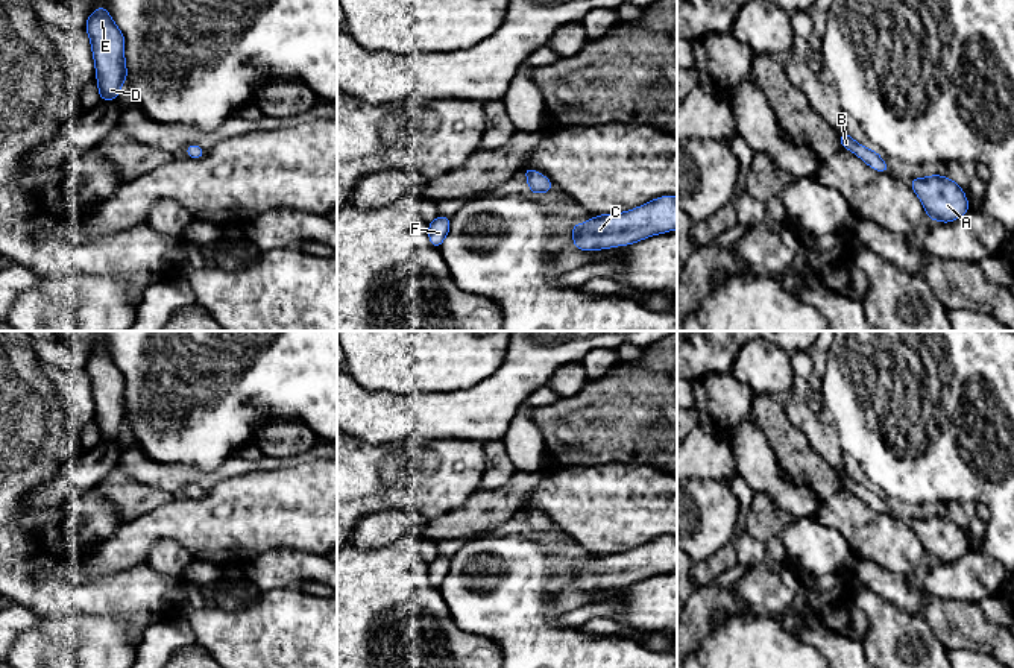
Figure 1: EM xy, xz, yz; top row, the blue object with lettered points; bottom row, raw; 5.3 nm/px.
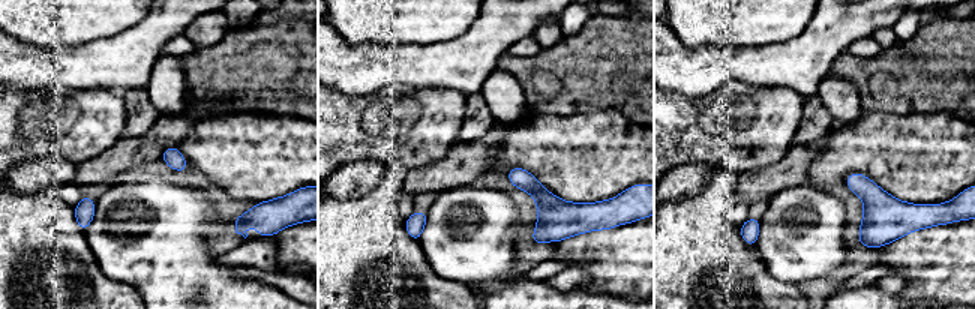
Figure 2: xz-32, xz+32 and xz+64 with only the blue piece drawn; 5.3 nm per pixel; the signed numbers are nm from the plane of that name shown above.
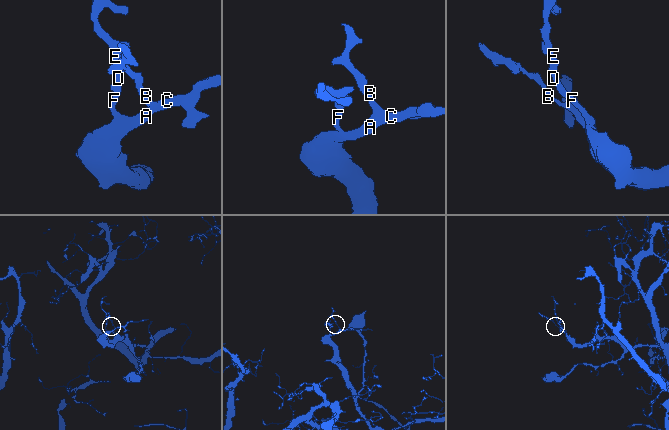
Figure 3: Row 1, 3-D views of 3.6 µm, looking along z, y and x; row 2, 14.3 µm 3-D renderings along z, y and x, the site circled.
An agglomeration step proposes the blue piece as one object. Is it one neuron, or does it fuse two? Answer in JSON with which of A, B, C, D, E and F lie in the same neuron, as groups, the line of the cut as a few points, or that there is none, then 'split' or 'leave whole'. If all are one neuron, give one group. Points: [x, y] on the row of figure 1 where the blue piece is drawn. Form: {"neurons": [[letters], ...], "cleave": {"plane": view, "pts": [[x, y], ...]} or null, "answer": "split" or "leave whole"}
{"neurons": [["A", "B", "C", "D", "E", "F"]], "cleave": null, "answer": "leave whole"}

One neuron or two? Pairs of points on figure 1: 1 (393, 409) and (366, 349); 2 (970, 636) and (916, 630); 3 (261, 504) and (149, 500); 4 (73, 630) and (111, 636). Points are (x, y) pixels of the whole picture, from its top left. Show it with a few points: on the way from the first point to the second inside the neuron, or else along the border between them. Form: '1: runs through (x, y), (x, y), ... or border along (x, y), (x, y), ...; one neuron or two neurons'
1: border along (354, 378), (372, 392), (422, 393); two neurons
2: border along (922, 614), (947, 650); two neurons
3: border along (175, 498), (137, 516); two neurons
4: runs through (82, 636), (102, 636); one neuron

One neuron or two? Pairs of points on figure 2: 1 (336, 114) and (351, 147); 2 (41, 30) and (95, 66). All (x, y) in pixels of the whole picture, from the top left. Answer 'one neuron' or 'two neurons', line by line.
1: one neuron
2: two neurons

